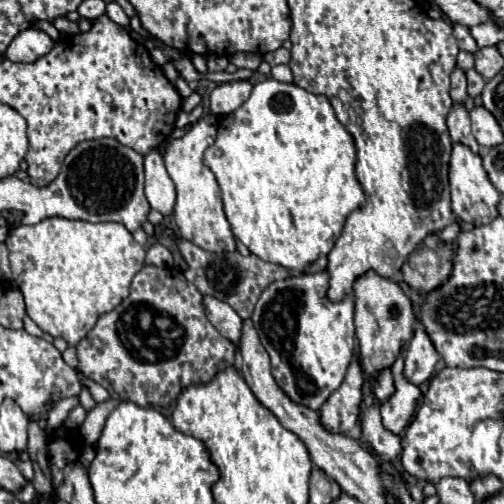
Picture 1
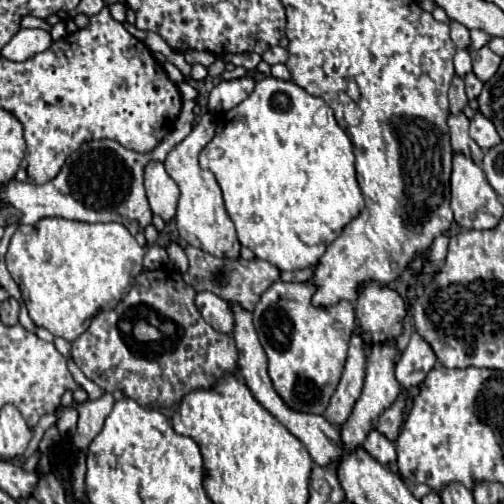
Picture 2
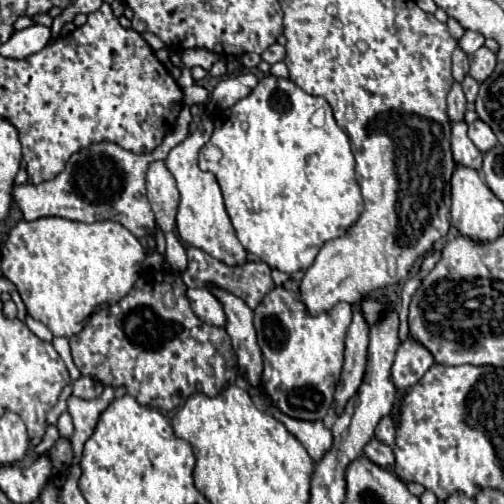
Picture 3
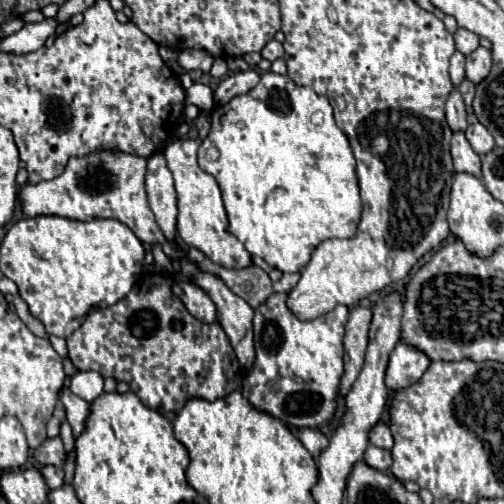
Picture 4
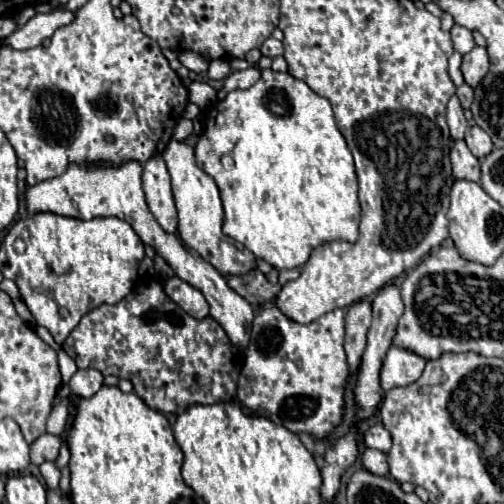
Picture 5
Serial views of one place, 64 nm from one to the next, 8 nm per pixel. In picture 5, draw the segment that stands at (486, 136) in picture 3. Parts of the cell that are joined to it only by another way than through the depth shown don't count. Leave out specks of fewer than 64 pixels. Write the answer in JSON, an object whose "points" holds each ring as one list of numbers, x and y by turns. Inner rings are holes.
{"points":[[472,126,466,134,466,144,470,148,470,152,476,156,476,158,484,158,486,154,490,154,492,150,492,140,490,136,480,128,480,126]]}

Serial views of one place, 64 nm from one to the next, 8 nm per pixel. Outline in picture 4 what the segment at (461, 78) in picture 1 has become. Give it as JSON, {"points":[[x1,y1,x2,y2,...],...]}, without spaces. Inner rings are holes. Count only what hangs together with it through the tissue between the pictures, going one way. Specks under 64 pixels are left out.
{"points":[[454,88,446,100,446,118,448,118,448,126,458,132,458,130,466,130,466,110,464,110,464,100,460,96,460,92]]}

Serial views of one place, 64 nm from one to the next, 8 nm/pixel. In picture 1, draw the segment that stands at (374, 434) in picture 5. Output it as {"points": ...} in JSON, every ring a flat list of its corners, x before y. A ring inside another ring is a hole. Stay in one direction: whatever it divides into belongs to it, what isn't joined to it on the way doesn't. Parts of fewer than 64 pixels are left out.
{"points":[[405,348,402,349,401,354,396,358,396,362,392,364,396,392,380,408,380,416,382,416,384,428,388,428,392,434,398,434,398,436,404,432,404,428,412,420,412,414,416,410,416,404,418,404,418,398,422,396,418,386,410,384,403,376,404,350]]}

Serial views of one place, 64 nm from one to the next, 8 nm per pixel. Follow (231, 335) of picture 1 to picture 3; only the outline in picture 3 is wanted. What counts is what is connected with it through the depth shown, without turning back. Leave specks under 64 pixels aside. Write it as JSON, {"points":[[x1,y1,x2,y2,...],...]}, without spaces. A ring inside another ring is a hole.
{"points":[[188,288,186,296,188,296,188,302,192,304,192,310,196,312,196,316,200,320,204,320,210,326,224,328,224,324,226,324,224,310,208,288]]}

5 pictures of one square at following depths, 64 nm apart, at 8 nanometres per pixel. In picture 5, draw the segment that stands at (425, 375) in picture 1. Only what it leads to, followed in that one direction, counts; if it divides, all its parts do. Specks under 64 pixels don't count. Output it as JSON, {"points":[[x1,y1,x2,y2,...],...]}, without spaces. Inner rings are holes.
{"points":[[392,346,384,356,384,368,380,370,380,386,382,390,390,390,396,386,408,386,416,382,426,366,426,360,408,352,404,348]]}

